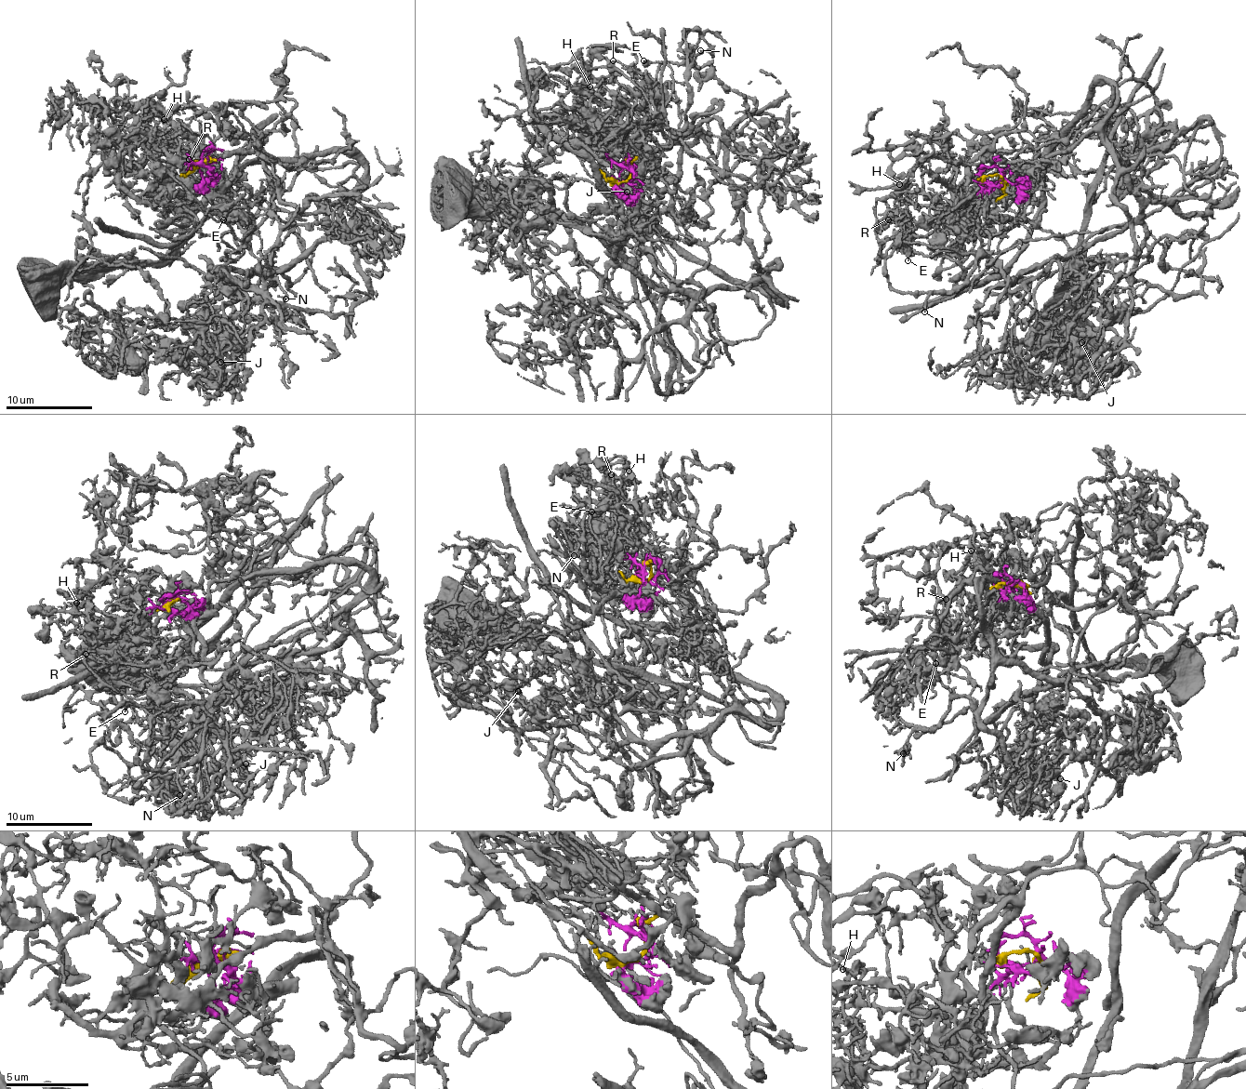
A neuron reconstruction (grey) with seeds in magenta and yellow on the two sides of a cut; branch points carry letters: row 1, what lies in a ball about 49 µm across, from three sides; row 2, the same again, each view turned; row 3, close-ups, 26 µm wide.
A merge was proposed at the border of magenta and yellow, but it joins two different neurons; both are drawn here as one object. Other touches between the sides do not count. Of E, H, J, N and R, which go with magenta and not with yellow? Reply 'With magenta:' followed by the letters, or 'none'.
With magenta: H, J, R

